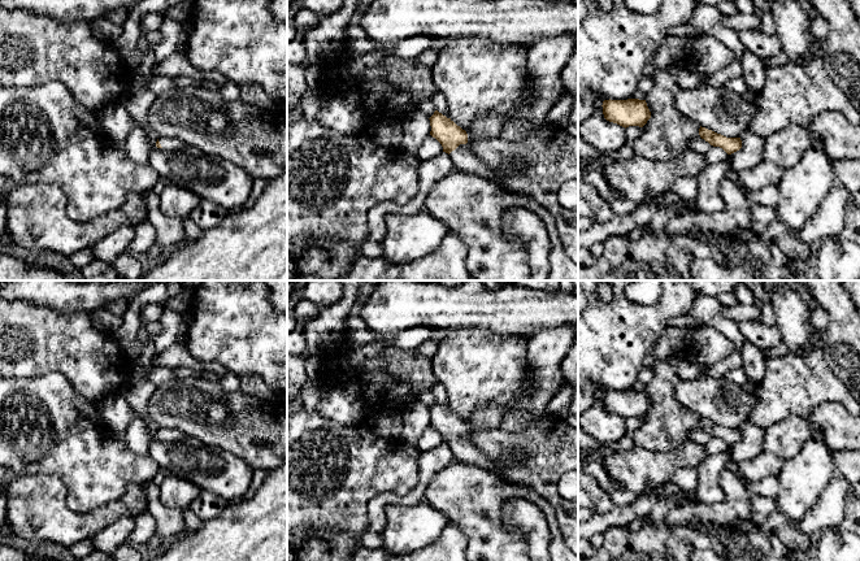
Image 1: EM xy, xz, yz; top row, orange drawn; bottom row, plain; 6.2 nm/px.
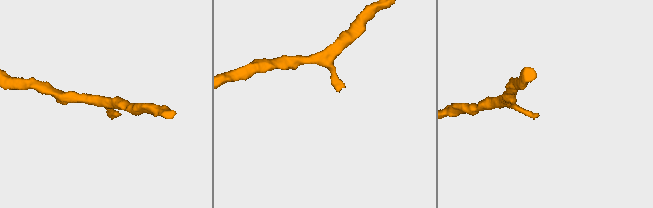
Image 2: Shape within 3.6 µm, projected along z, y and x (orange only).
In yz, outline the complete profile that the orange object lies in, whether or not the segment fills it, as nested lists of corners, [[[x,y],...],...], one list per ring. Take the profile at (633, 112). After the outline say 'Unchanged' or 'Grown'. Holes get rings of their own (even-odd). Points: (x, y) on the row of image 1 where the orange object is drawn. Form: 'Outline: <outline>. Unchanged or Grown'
Outline: [[[627,99],[627,100],[604,100],[603,114],[609,122],[617,123],[622,127],[639,126],[643,127],[651,118],[651,112],[646,100]]]. Unchanged

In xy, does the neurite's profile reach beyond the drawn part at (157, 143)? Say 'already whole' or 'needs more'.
needs more

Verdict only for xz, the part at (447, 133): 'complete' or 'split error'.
split error

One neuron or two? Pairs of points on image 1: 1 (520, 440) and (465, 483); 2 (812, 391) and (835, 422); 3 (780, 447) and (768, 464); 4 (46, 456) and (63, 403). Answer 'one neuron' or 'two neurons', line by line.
1: two neurons
2: two neurons
3: two neurons
4: one neuron

